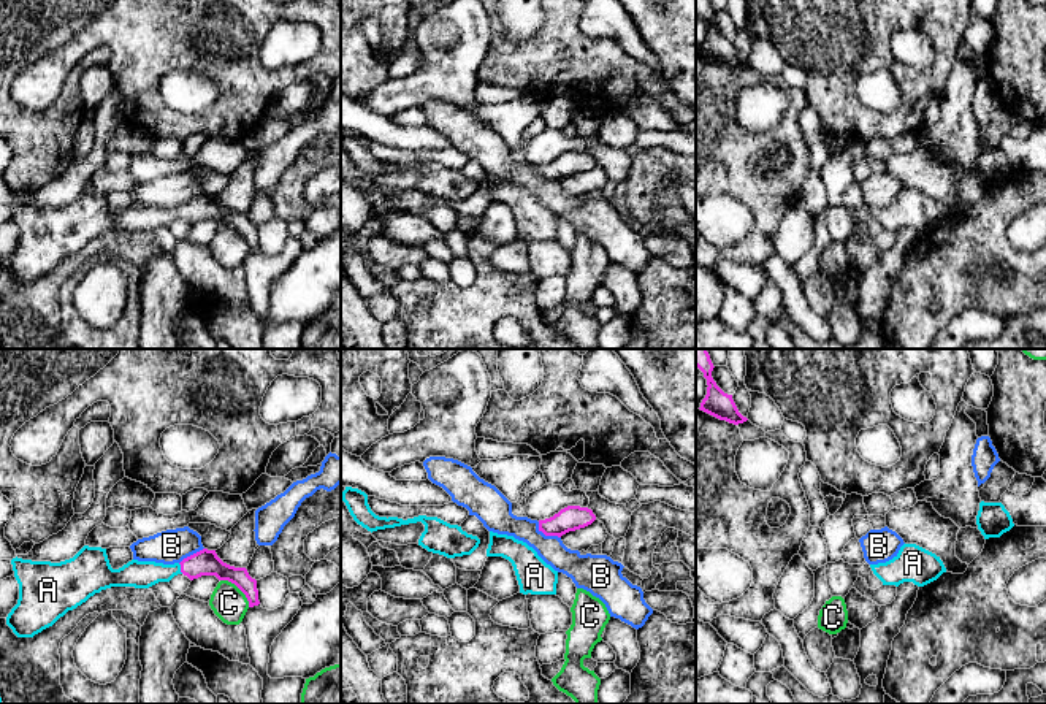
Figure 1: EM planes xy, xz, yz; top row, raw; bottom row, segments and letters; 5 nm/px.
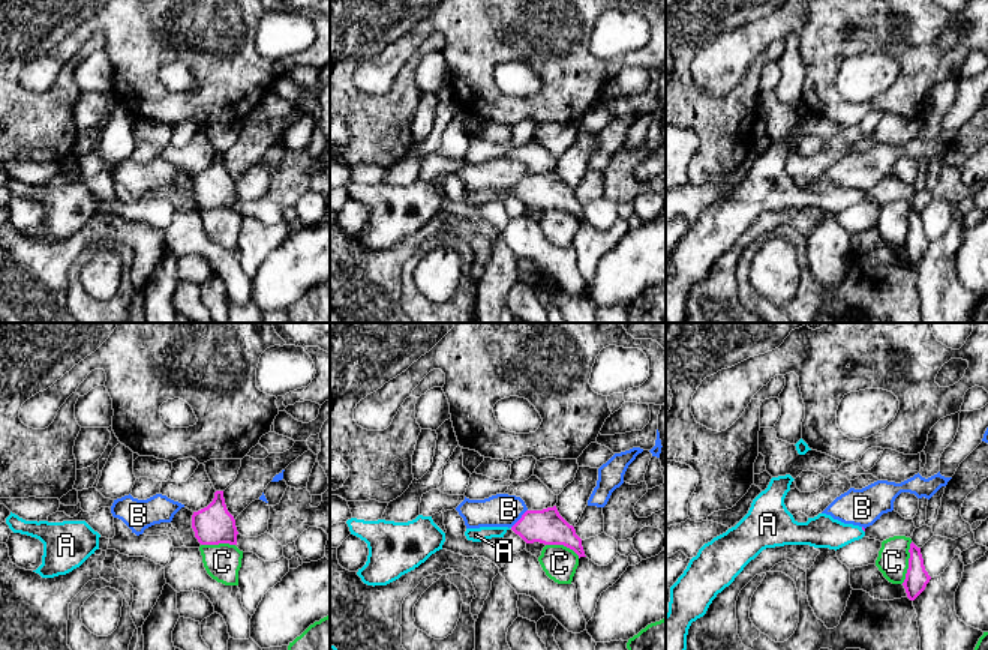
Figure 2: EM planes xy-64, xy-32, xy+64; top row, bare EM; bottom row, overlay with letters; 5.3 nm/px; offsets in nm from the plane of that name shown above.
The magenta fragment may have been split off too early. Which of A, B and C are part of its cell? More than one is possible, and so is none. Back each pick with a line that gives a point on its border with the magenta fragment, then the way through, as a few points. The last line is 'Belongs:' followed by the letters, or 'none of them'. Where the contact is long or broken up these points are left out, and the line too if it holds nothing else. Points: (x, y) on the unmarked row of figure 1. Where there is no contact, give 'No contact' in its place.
A: Touches magenta at xy (181, 213). Path across: xy (205, 206), (181, 213), (141, 219)
Belongs: A

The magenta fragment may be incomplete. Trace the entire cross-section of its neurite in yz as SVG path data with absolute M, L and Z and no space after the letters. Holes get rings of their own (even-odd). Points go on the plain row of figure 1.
M696 0L696 11L704 17L708 30L699 54L734 70L746 67L748 63L739 57L732 40L724 38L713 25L712 16L715 11L710 0Z

